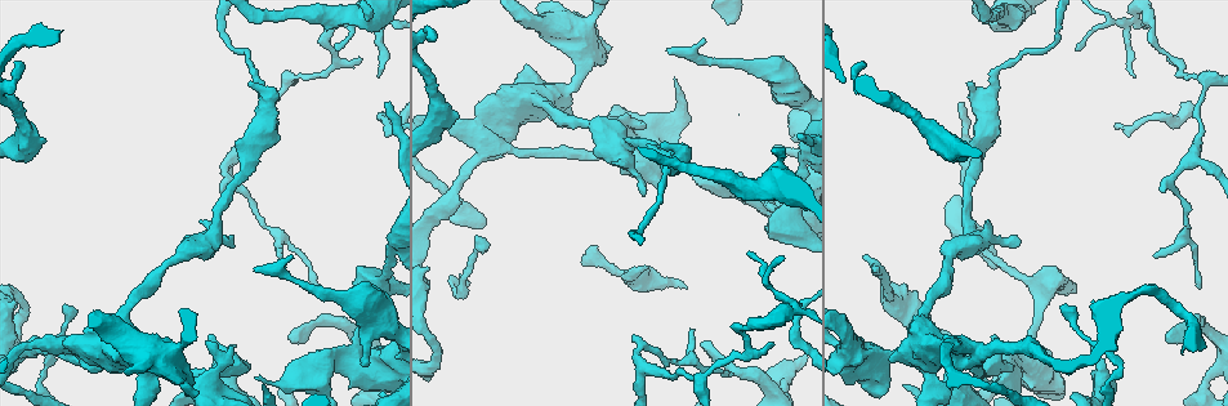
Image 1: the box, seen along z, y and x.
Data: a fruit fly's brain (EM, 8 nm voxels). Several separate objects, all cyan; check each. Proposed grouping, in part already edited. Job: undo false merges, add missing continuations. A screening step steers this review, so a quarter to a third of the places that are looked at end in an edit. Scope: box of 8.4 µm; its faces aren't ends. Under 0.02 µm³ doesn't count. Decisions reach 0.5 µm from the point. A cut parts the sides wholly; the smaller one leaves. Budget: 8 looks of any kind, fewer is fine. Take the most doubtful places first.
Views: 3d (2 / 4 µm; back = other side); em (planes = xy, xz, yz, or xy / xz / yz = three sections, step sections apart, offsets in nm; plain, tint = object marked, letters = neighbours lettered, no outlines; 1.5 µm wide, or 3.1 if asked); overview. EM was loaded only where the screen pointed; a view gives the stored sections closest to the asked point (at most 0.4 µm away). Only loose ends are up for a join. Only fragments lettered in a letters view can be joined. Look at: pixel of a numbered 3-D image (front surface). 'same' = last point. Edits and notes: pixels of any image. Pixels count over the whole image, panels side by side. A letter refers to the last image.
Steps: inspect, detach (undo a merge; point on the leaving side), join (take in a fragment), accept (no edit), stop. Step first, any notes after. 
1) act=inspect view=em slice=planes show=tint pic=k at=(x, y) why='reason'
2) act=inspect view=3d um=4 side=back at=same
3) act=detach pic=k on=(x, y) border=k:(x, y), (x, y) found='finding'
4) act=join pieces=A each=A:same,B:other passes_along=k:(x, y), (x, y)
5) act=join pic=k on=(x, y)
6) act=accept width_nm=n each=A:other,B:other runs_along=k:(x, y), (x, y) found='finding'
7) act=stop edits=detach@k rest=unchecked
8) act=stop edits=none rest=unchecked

act=inspect view=em slice=xz step=4 show=letters pic=1 at=(800, 137) why='end of a long branch'

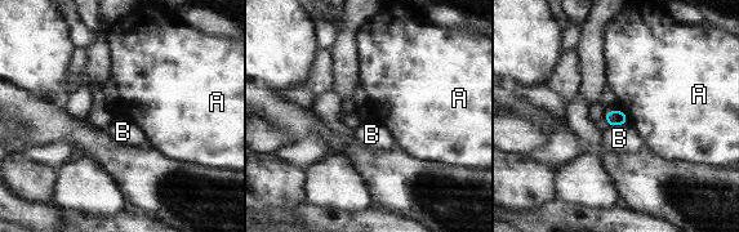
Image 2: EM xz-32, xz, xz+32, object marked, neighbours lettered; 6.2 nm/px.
act=accept each=A:other,B:other border=2:(622, 111), (627, 123) found='no lettered fragment goes on from it'

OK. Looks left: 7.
act=inspect view=3d um=2 pic=1 at=(1017, 237) why='free end'

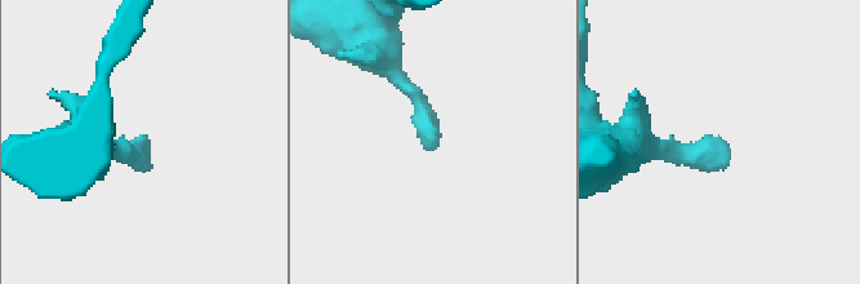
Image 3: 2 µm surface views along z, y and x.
act=inspect view=em slice=xz step=4 show=tint pic=3 at=(728, 147)

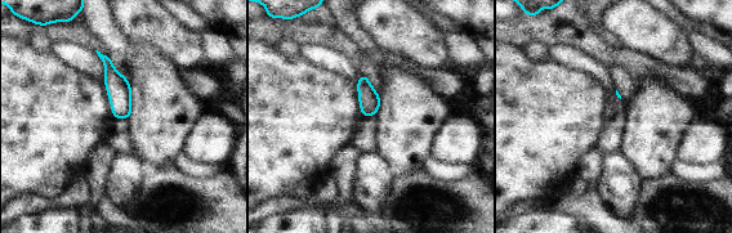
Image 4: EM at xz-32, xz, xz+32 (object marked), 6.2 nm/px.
act=inspect view=em slice=planes show=letters at=same why='another direction'

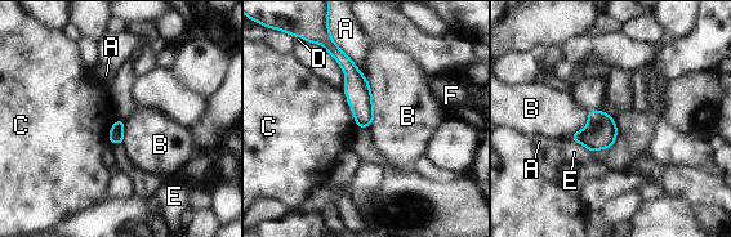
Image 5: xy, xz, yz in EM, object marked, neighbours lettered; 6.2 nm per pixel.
act=accept each=A:other,B:other,C:other,D:other,E:other,F:other border=5:(342, 89), (355, 123), (359, 126) found='none of them fits'

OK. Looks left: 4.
act=inspect view=em slice=xz step=4 show=plain pic=1 at=(294, 280) why='sudden change in width'

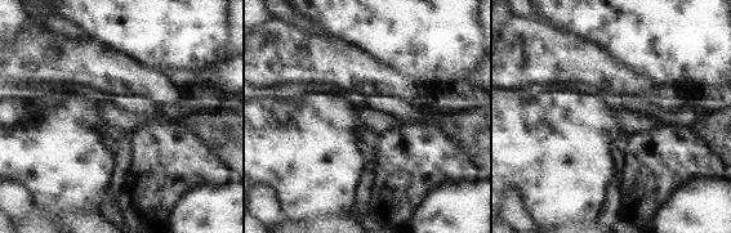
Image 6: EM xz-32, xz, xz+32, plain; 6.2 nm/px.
act=inspect view=em slice=xz step=4 show=letters at=same

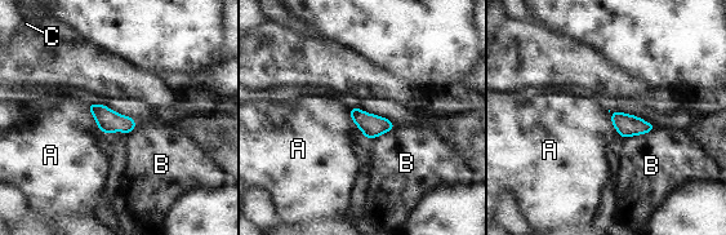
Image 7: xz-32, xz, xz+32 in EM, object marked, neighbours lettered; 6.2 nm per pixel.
act=accept width_nm=140 each=A:other,B:other,C:other border=7:(608, 110), (615, 131), (623, 137) found='all the same cell'

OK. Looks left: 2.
act=stop edits=none rest=unchecked

